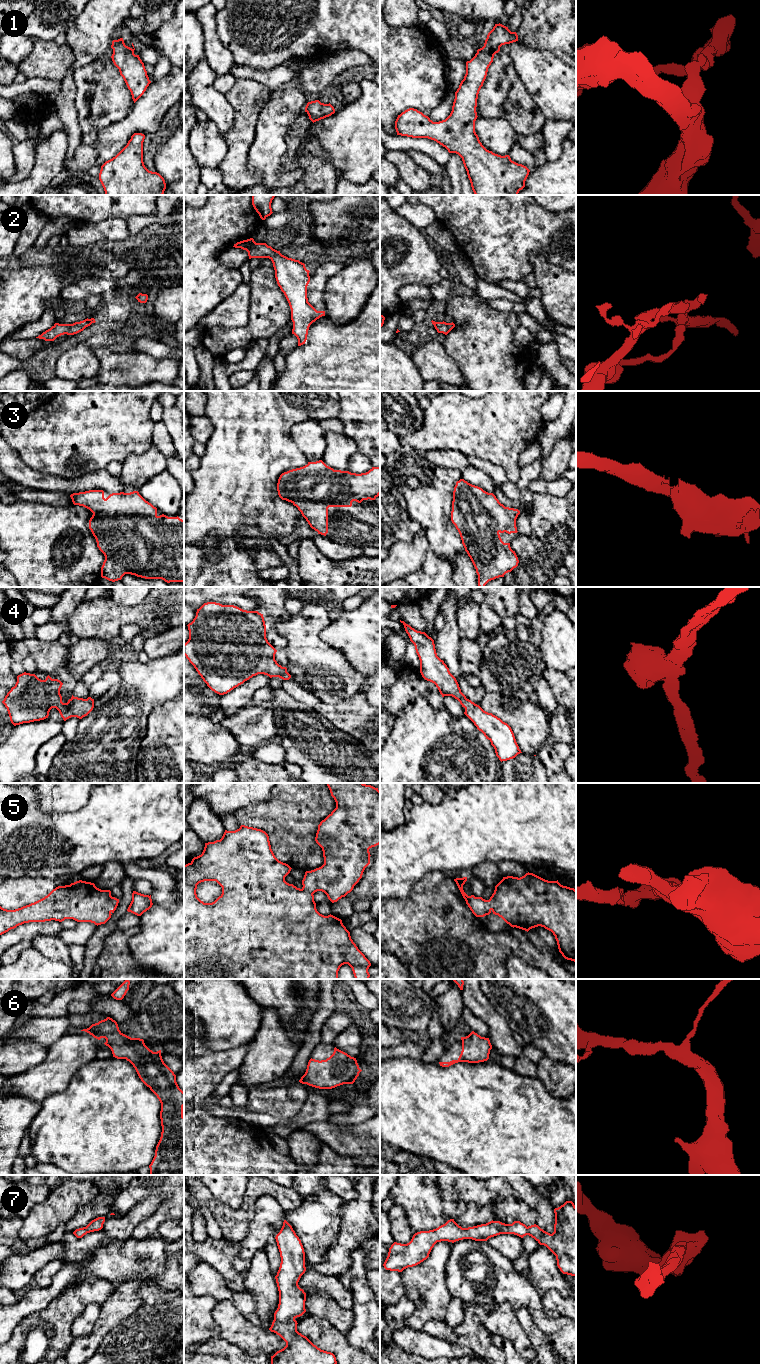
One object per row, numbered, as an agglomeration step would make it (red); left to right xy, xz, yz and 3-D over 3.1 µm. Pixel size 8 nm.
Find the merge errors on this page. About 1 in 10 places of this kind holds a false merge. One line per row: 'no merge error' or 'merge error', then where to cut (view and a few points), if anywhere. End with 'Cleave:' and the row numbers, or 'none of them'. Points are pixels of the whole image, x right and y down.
1: no merge error; no cut
2: no merge error; no cut
3: no merge error; no cut
4: no merge error; no cut
5: no merge error; no cut
6: no merge error; no cut
7: no merge error; no cut
Cleave: none of them

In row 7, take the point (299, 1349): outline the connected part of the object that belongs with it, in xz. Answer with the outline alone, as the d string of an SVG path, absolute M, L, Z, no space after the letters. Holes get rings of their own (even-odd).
M286 1220L275 1239L281 1257L275 1276L279 1304L269 1330L279 1335L286 1346L271 1356L271 1364L337 1364L333 1353L321 1350L297 1331L295 1319L306 1312L306 1293L298 1285L306 1271L301 1240Z

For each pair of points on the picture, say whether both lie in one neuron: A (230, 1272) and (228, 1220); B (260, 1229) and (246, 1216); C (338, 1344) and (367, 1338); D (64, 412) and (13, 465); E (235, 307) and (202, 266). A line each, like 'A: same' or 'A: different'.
A: different
B: different
C: different
D: different
E: different

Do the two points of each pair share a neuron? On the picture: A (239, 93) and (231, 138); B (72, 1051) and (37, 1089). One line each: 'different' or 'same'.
A: same
B: same

